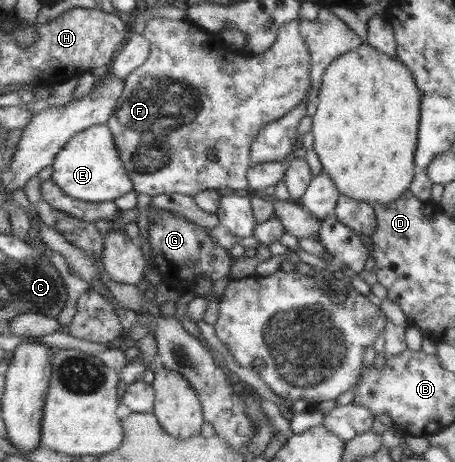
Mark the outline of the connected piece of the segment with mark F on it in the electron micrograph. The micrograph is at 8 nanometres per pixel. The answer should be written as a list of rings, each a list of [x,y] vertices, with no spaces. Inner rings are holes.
[[[164,16],[162,18],[153,17],[146,23],[143,35],[151,41],[151,56],[147,58],[147,62],[143,66],[133,70],[125,79],[123,95],[118,101],[114,117],[109,119],[108,123],[116,137],[116,146],[121,153],[121,160],[124,161],[129,176],[135,183],[135,191],[151,197],[157,196],[157,194],[173,194],[173,192],[192,197],[197,192],[208,189],[220,189],[230,193],[248,193],[247,168],[251,165],[251,145],[252,141],[256,139],[257,132],[264,125],[284,116],[291,108],[300,104],[309,90],[309,54],[299,34],[297,21],[285,22],[276,32],[275,40],[269,45],[269,49],[261,55],[251,55],[251,53],[245,53],[231,45],[226,45],[218,33],[206,31],[187,18],[172,20]],[[207,150],[215,151],[216,160],[214,162],[207,161]]]

